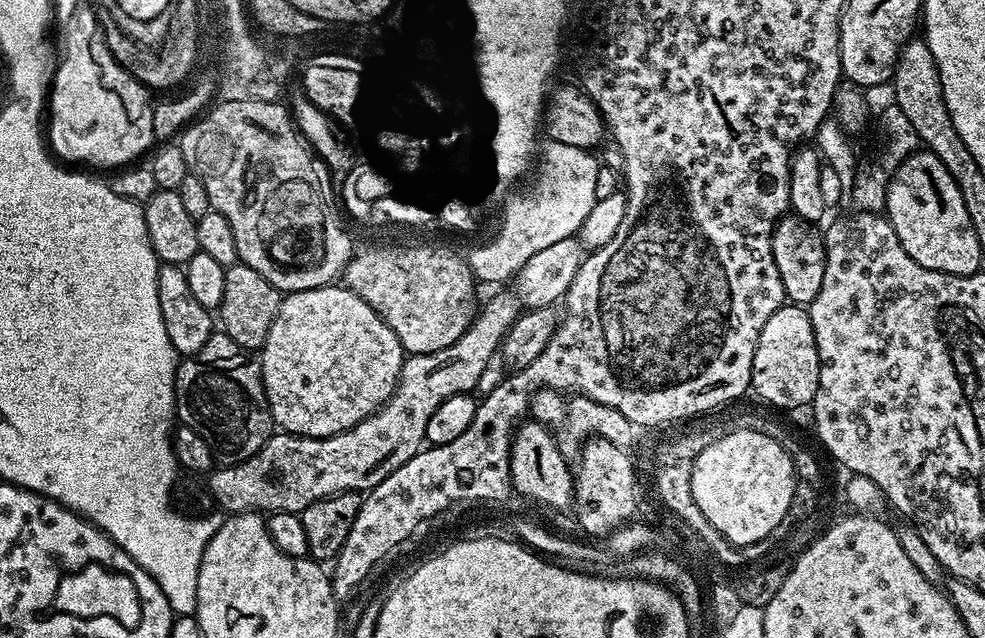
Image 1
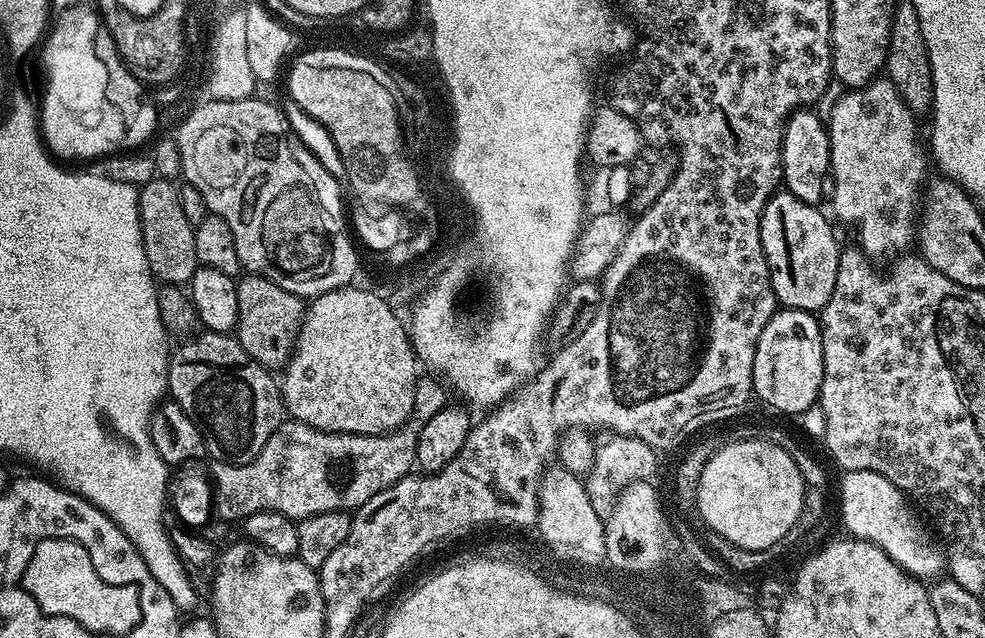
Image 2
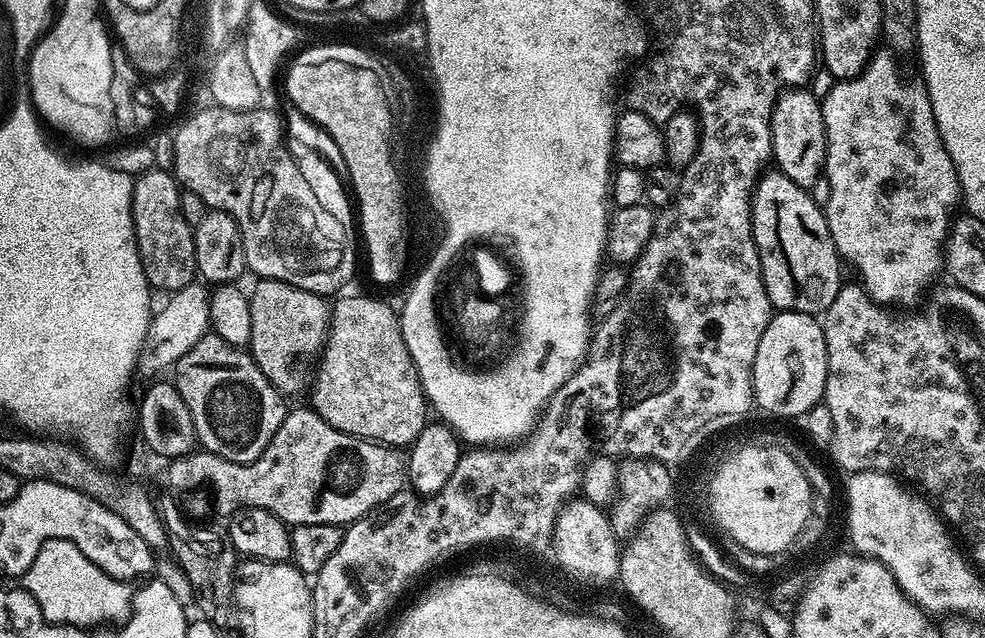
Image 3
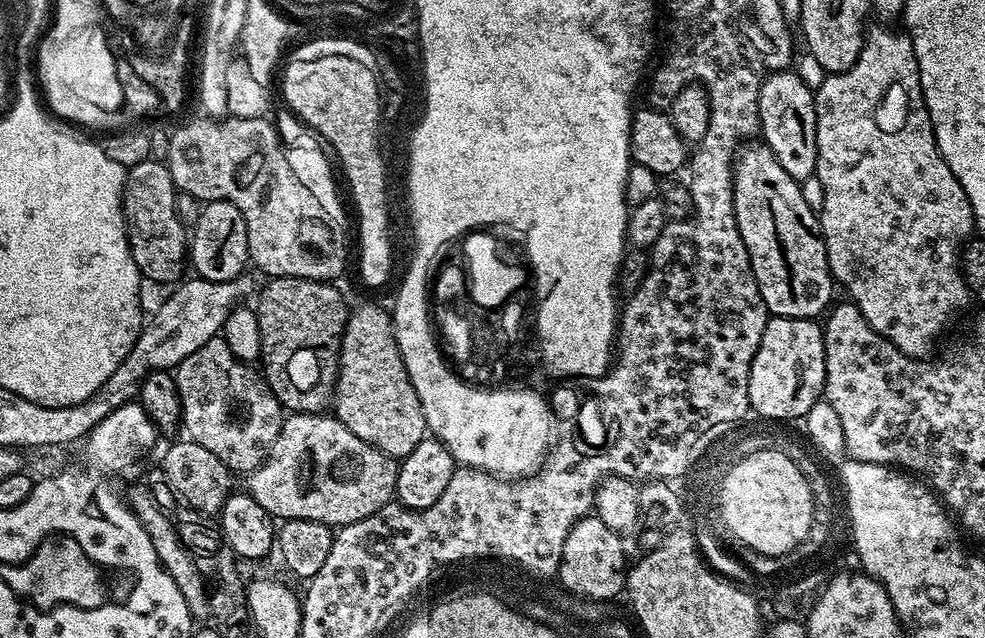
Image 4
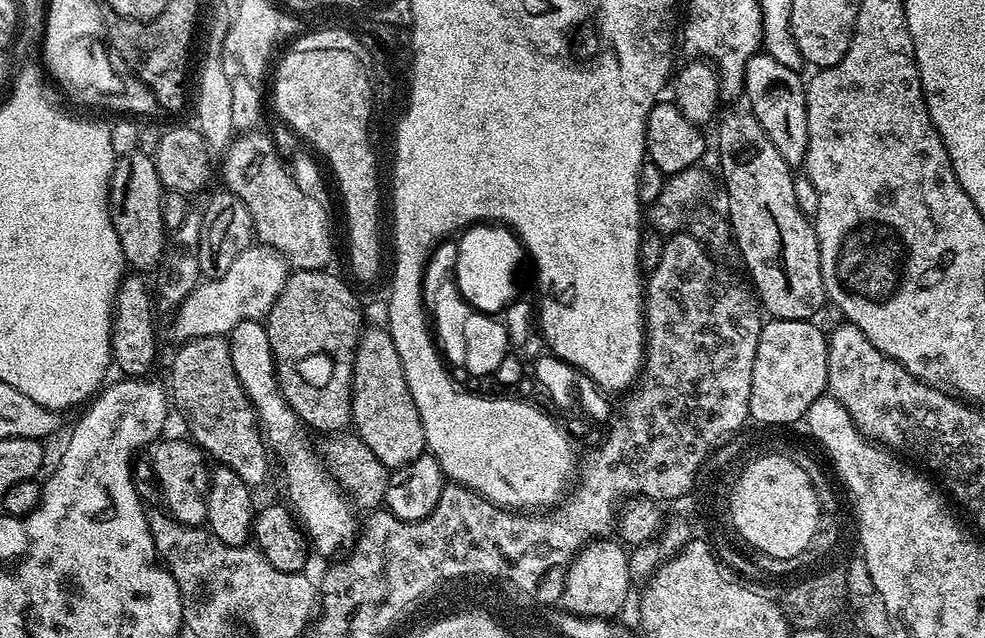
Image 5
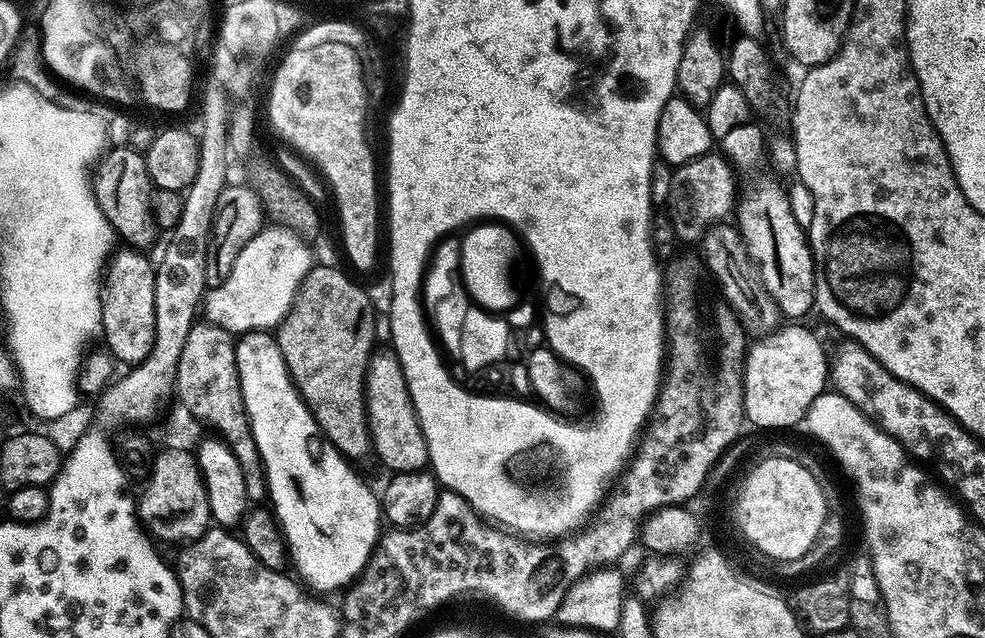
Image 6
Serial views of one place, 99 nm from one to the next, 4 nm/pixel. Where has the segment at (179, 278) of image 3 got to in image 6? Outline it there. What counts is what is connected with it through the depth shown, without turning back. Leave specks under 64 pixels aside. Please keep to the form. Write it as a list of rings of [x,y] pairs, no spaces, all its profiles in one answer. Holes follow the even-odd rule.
[[[113,147],[101,155],[90,180],[102,214],[112,223],[112,231],[127,245],[137,250],[148,250],[156,240],[158,229],[151,212],[151,196],[154,189],[148,173],[148,161],[132,148]]]

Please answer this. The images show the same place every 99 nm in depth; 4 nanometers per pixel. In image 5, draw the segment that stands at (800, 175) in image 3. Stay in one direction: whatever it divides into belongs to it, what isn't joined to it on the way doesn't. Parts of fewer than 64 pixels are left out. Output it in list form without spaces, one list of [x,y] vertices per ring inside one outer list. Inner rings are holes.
[[[757,54],[746,62],[744,67],[744,91],[746,100],[752,103],[751,115],[755,116],[760,129],[768,135],[770,142],[778,146],[778,154],[786,158],[790,166],[803,165],[808,149],[808,127],[806,126],[805,81],[800,72],[774,62],[767,54]]]

